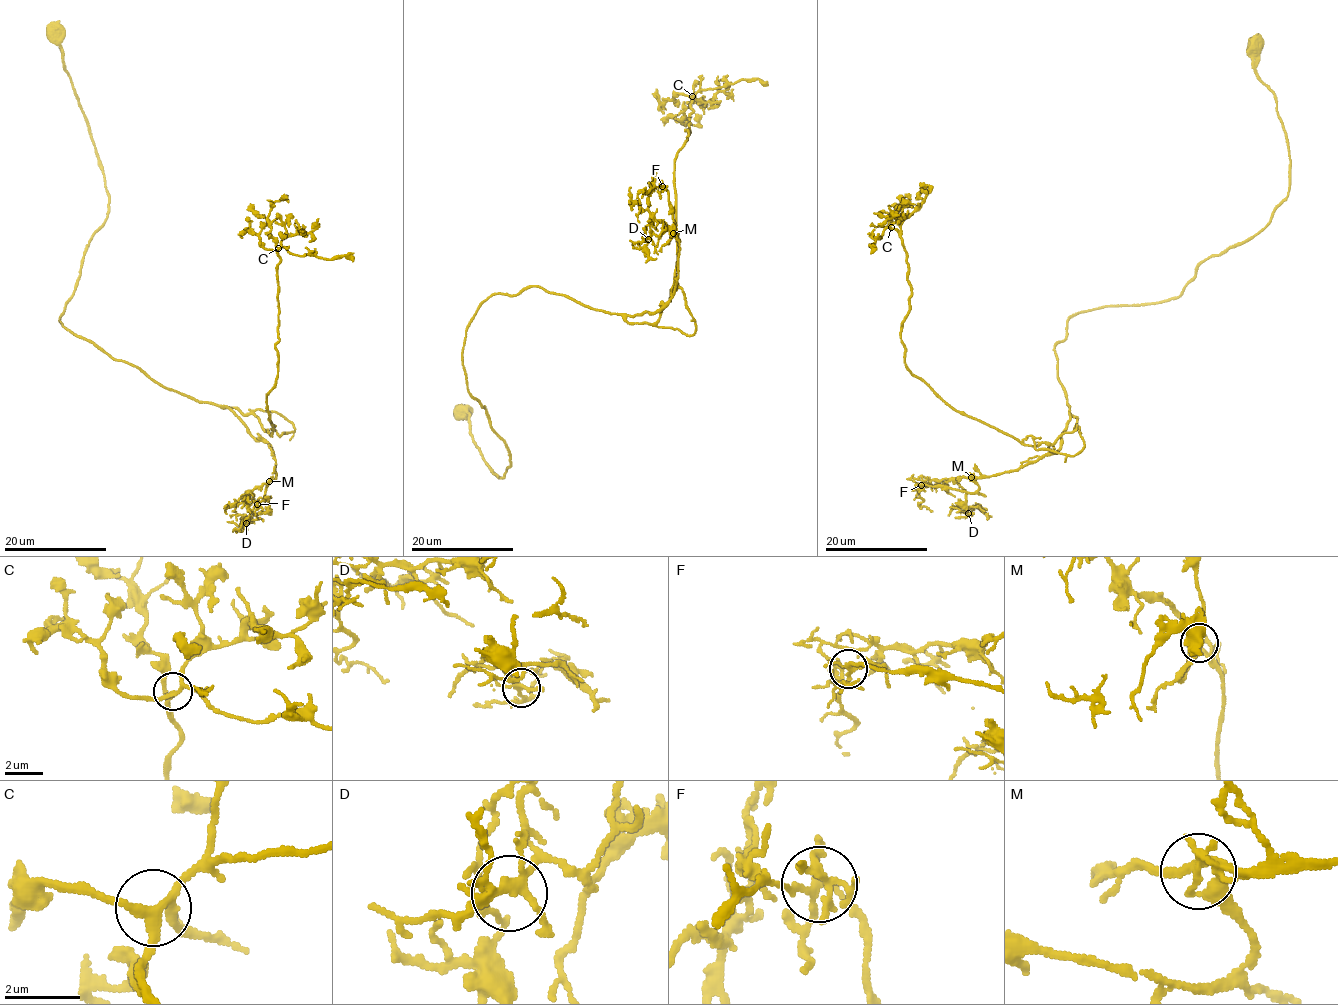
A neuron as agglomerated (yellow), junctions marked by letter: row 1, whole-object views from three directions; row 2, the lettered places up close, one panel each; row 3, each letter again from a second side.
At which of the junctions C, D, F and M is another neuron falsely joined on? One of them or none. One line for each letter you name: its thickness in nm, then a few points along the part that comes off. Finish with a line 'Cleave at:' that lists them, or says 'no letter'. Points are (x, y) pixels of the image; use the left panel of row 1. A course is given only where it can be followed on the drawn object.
Cleave at: no letter

